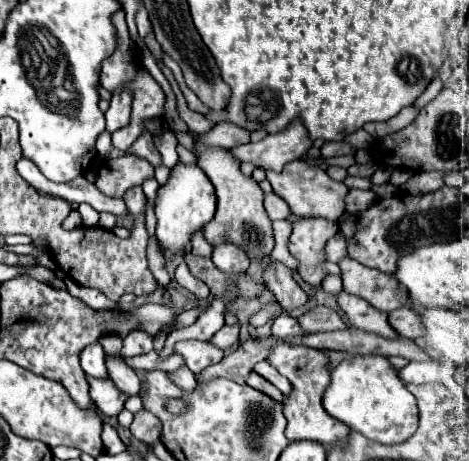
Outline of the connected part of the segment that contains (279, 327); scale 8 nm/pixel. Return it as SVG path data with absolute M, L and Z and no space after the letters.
M281 313L273 325L271 325L271 335L275 337L289 337L289 335L301 335L301 327L297 323L297 319L289 317L287 313Z

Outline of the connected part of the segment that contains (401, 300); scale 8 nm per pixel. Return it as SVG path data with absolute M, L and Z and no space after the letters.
M345 257L339 267L343 271L343 291L365 299L373 307L389 313L407 303L407 297L393 275L369 269L351 257Z

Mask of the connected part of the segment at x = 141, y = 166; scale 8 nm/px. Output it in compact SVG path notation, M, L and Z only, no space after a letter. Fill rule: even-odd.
M125 153L123 157L115 157L115 159L109 159L105 161L99 169L97 169L97 179L95 179L95 187L105 193L105 195L111 195L111 197L123 197L125 191L129 187L135 187L135 185L141 185L147 177L153 177L153 165L137 155L131 155L131 153Z

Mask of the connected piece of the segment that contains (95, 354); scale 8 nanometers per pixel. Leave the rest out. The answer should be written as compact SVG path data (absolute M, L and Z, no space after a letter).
M91 343L81 351L81 367L87 375L105 379L107 377L107 367L105 367L105 351L99 343Z

